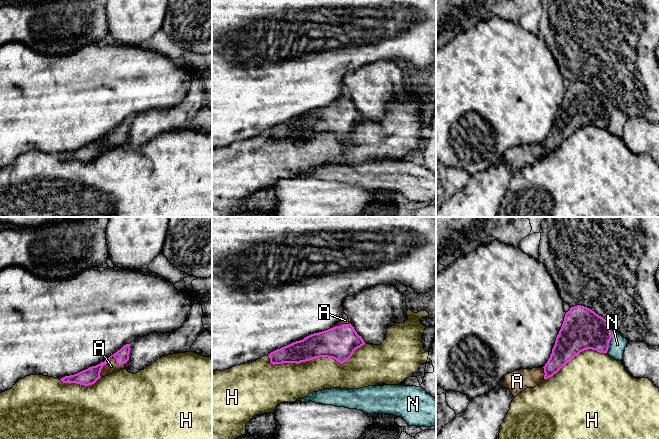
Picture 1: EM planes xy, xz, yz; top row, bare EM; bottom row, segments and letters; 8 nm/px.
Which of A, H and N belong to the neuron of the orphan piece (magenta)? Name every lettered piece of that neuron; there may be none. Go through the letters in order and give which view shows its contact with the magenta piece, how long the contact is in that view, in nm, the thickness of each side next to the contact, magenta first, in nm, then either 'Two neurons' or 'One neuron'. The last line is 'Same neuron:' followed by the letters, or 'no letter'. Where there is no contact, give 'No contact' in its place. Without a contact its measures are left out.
A: Touches magenta in xy. Shared border 240 nm. Thickness 130 nm (magenta) against 90 nm. One neuron
H: Touches magenta in xz. Shared border 800 nm. Thickness 260 nm (magenta) against 280 nm. Two neurons
N: Touches magenta in yz. Shared border 190 nm. Thickness 340 nm (magenta) against 130 nm. Two neurons
Same neuron: A

